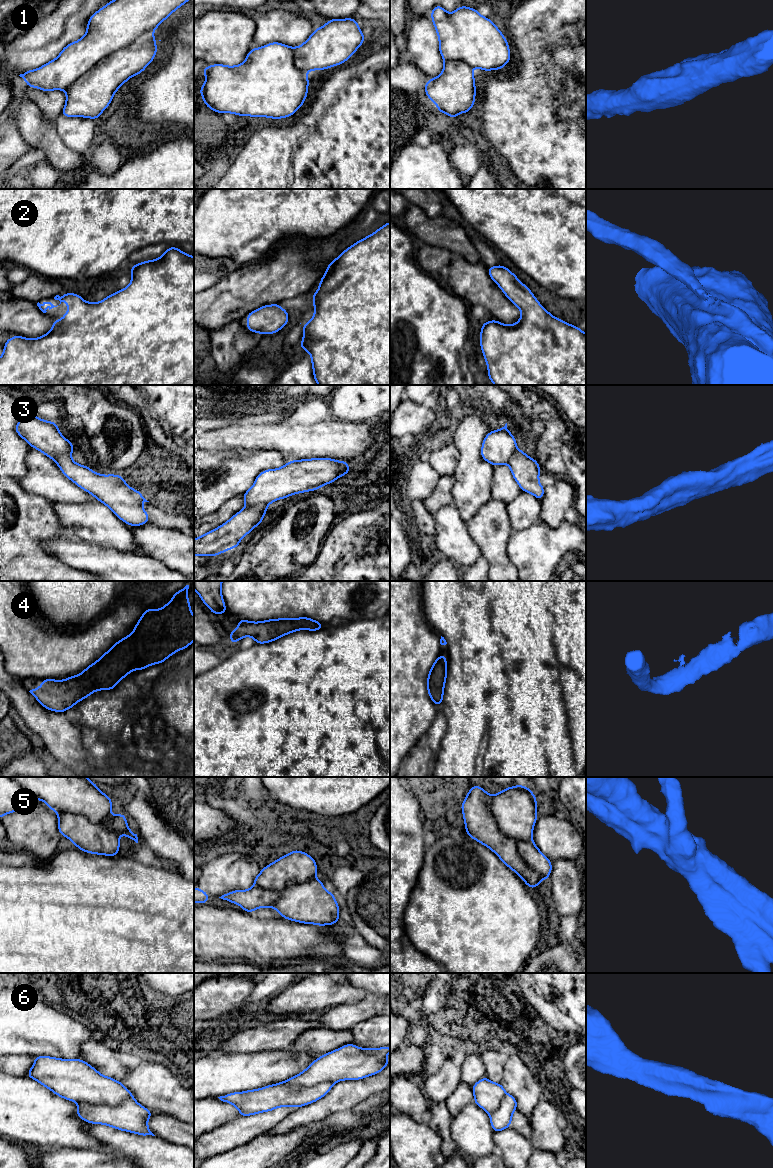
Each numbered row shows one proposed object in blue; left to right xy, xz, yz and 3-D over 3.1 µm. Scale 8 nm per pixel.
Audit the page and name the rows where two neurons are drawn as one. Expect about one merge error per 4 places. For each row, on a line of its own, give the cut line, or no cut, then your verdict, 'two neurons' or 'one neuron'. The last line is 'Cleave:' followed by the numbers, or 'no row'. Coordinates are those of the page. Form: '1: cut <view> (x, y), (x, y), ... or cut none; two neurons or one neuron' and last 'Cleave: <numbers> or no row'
1: cut none; one neuron
2: cut none; one neuron
3: cut none; one neuron
4: cut none; one neuron
5: cut yz (491, 796), (497, 827), (542, 878); two neurons
6: cut none; one neuron
Cleave: 5

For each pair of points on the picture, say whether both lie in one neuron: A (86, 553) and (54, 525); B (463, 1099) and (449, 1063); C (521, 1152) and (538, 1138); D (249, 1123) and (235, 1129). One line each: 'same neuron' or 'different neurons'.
A: different neurons
B: different neurons
C: different neurons
D: same neuron

